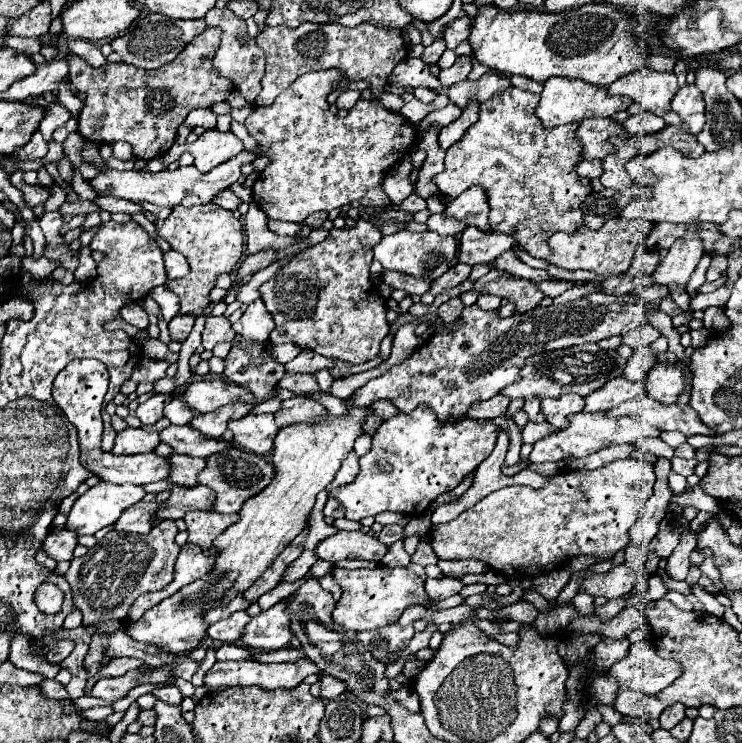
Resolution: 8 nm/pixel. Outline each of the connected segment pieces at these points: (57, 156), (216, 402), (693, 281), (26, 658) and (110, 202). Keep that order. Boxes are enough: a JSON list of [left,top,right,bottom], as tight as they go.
[[43,140,63,166],[183,378,257,414],[686,250,715,295],[9,638,59,678],[97,196,143,214]]

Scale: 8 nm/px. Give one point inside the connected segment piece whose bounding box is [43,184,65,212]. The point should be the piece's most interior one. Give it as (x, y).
(58, 198)

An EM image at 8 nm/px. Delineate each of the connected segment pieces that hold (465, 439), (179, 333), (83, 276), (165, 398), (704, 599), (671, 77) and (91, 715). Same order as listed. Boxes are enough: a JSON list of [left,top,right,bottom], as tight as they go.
[[329,404,499,520],[169,316,195,342],[75,246,95,282],[135,394,173,424],[691,584,725,618],[609,66,679,122],[79,706,112,721]]

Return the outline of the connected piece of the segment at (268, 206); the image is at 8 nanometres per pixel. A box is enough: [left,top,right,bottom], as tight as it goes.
[245,70,417,222]

